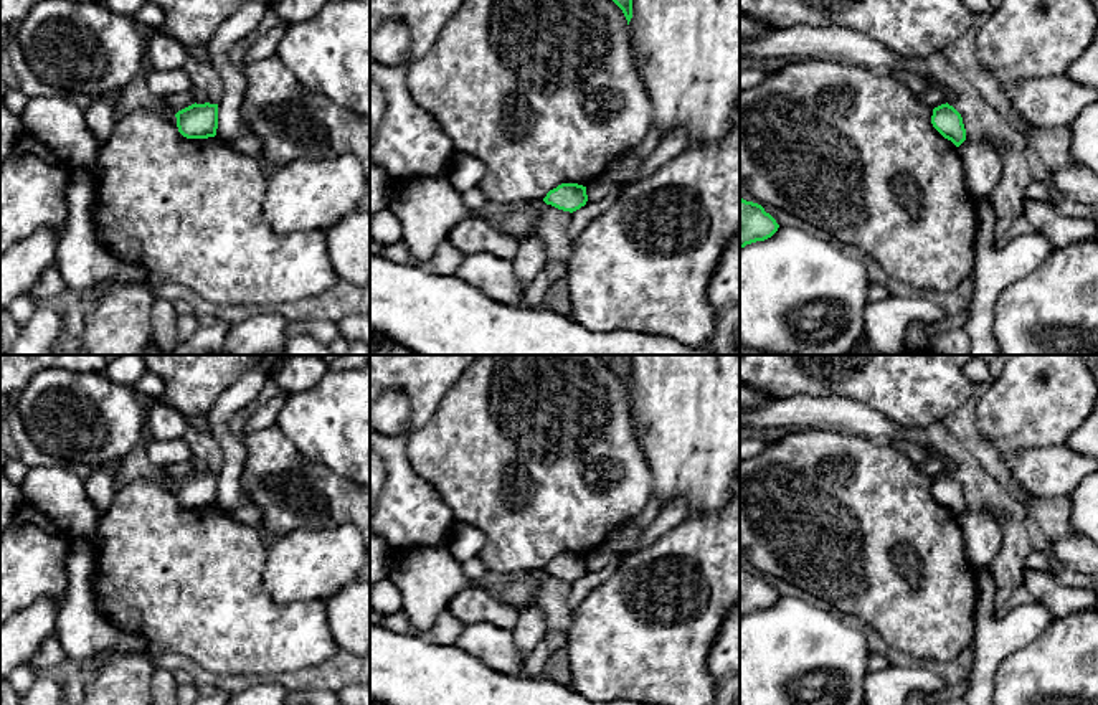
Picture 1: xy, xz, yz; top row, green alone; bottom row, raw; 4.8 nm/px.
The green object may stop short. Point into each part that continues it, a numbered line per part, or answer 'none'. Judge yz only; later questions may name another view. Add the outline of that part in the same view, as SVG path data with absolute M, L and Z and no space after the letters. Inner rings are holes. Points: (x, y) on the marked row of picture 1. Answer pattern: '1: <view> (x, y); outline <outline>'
none

